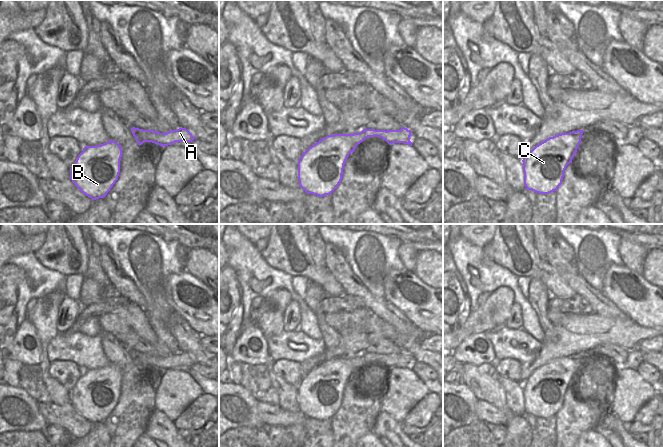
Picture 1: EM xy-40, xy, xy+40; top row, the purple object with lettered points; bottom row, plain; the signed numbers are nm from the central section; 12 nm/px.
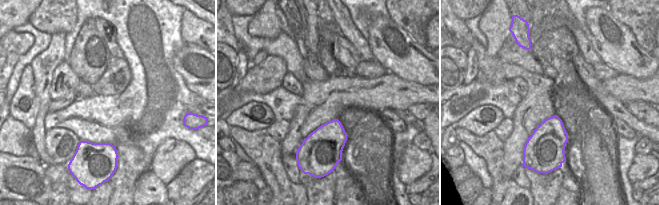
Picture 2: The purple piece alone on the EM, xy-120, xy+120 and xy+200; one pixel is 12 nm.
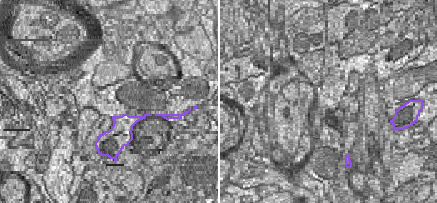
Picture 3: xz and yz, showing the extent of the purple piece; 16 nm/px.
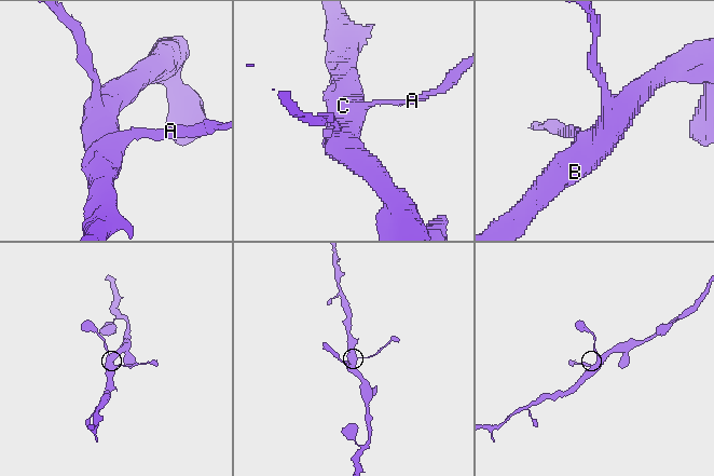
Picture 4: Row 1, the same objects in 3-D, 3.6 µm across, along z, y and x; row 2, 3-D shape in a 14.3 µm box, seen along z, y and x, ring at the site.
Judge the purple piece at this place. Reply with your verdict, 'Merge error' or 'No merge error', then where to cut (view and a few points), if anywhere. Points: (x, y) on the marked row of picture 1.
Merge error. Split along xy (351, 134), (351, 145), (354, 149).

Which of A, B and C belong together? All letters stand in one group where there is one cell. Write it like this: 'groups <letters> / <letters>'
groups A / B C

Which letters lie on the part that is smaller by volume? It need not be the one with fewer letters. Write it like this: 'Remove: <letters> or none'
Remove: A.

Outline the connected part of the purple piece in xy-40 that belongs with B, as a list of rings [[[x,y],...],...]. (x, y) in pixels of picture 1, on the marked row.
[[[112,140],[85,146],[70,168],[70,179],[92,200],[103,198],[118,180],[121,157],[121,146]]]

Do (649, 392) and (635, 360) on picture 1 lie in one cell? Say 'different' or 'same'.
different

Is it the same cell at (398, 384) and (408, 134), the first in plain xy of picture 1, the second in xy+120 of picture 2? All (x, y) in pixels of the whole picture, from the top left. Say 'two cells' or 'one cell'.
two cells

